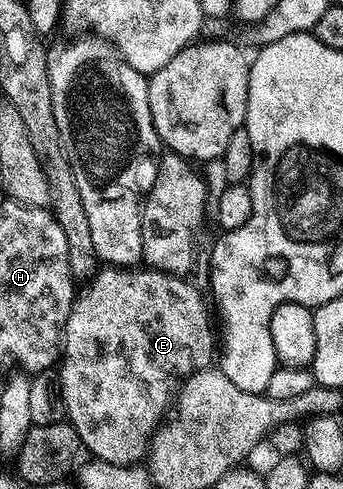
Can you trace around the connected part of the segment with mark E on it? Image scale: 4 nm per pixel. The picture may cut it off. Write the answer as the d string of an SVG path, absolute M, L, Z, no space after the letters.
M102 267L94 276L85 282L86 285L77 290L74 304L70 307L70 314L66 320L66 328L62 331L60 346L60 360L56 365L58 383L62 386L62 402L66 408L64 417L74 428L81 448L90 452L89 456L95 461L104 463L137 466L147 456L152 445L152 438L158 432L166 412L171 412L176 398L179 396L183 384L189 381L194 373L202 369L211 368L214 357L214 329L210 326L210 313L202 302L202 297L189 285L189 280L174 277L170 273L161 273L158 269L149 267Z

